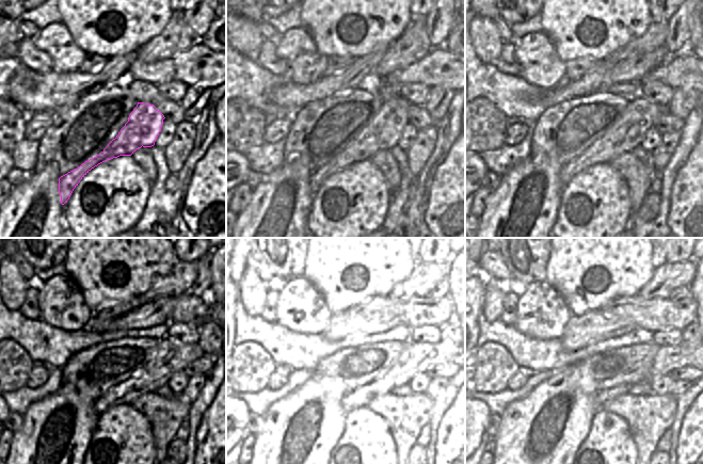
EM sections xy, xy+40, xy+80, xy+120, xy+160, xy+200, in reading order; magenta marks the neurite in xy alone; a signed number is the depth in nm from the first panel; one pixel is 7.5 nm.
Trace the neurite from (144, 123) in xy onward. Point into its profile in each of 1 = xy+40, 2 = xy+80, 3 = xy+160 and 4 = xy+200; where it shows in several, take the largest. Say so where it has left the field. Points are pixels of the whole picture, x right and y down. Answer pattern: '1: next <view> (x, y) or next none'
1: next xy+40 (384, 132)
2: next xy+80 (624, 137)
3: next xy+160 (420, 355)
4: next xy+200 (657, 356)

